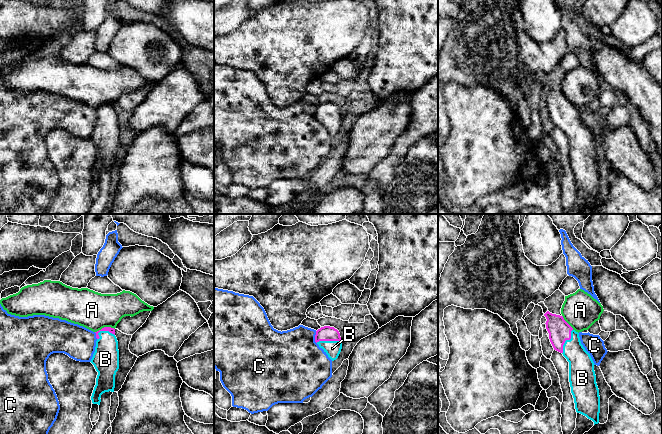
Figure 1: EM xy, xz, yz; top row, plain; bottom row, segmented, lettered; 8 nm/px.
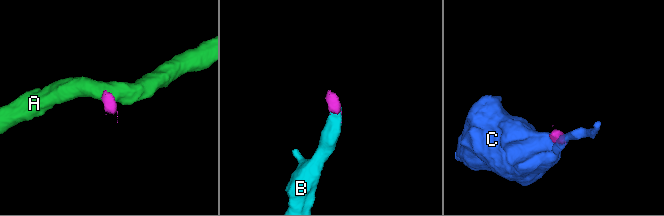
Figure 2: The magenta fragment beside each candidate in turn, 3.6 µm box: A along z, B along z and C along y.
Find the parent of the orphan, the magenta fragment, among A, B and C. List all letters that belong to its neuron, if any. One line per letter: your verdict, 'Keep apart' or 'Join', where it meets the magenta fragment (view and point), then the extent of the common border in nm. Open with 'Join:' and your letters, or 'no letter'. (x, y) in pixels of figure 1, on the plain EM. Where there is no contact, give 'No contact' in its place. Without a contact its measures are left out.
Join: B
A: Keep apart. Touches magenta at xy (104, 103). Shared border 160 nm
B: Join. Touches magenta at yz (566, 115). Shared border 220 nm
C: Keep apart. Touches magenta at xz (315, 113). Shared border 100 nm

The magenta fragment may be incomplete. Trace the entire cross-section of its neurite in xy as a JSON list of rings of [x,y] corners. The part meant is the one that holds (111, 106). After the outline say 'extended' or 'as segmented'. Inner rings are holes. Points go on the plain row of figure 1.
[[[104,103],[95,109],[96,123],[90,138],[98,151],[91,176],[93,180],[100,181],[103,169],[114,168],[115,151],[119,145],[119,126],[114,104]]] | extended

